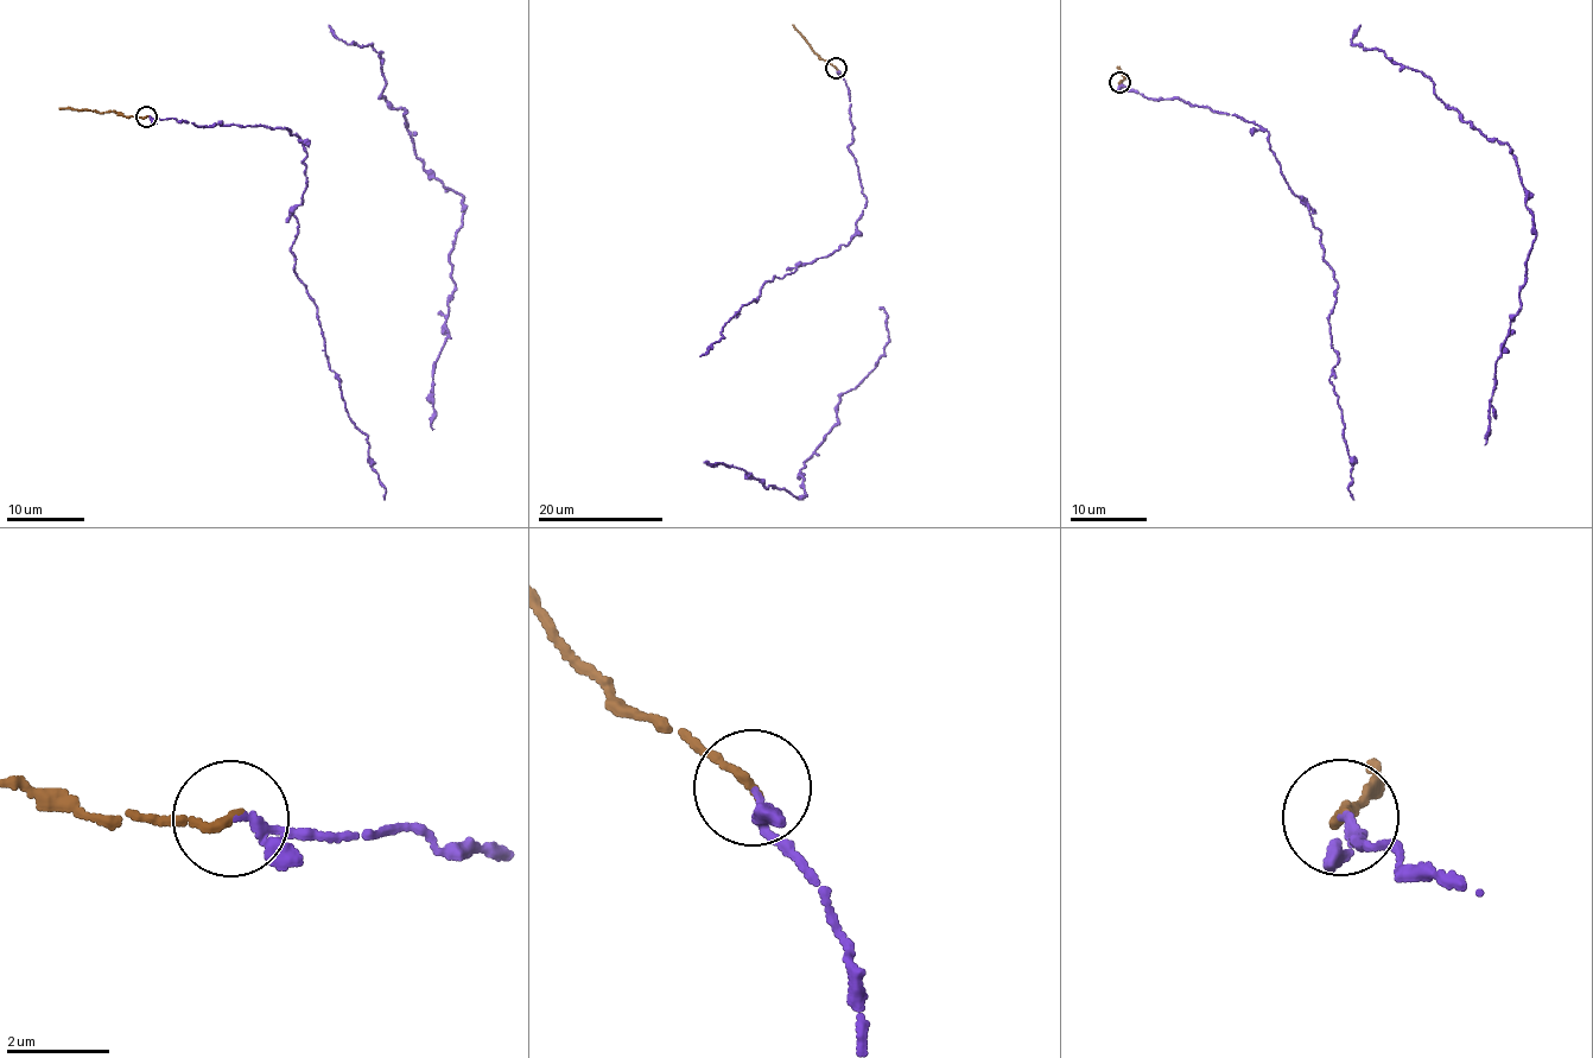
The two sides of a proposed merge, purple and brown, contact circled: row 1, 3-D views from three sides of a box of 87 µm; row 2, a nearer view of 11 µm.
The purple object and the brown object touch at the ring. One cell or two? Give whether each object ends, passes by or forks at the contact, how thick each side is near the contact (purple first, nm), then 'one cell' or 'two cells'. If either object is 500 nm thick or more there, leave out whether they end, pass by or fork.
purple passes by; brown ends; calibres 110 and 150 nm; one cell

